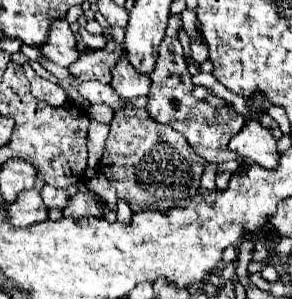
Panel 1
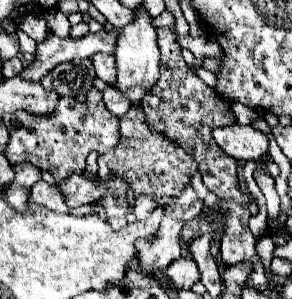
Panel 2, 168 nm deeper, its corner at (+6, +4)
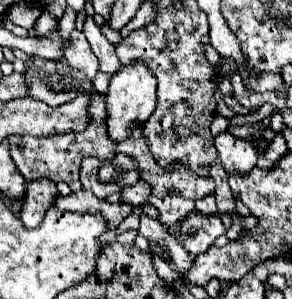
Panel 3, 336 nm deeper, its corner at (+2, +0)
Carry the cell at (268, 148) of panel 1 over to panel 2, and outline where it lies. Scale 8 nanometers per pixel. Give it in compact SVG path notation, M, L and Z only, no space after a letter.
M233 124L225 128L215 128L213 138L221 150L225 150L229 156L241 162L261 160L263 156L267 156L269 140L261 130L253 126Z

